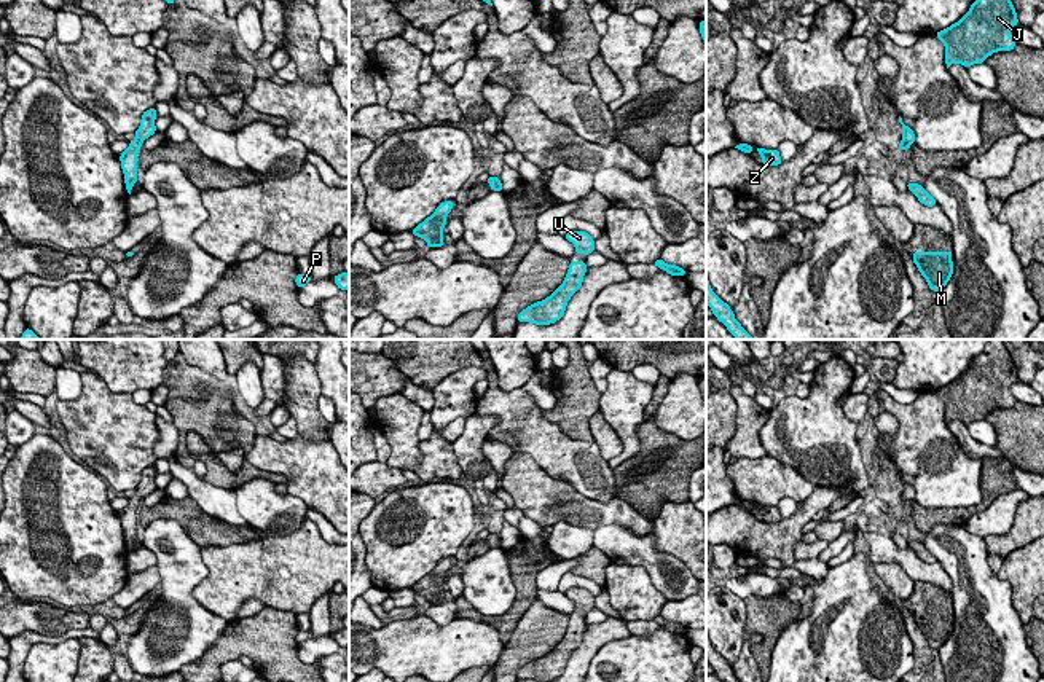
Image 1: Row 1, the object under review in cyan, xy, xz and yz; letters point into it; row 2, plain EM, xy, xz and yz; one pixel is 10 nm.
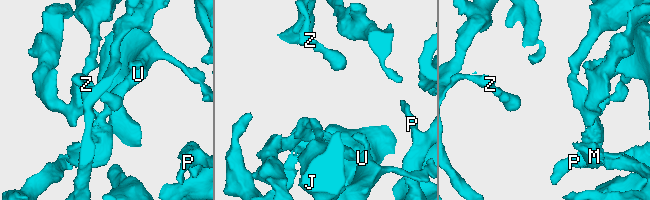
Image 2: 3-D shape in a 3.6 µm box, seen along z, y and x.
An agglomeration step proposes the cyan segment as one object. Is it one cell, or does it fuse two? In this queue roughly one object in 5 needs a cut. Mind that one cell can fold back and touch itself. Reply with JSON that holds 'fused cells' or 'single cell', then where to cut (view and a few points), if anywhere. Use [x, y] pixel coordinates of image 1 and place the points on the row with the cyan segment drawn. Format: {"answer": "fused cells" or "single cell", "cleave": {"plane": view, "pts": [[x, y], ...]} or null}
{"answer": "single cell", "cleave": null}

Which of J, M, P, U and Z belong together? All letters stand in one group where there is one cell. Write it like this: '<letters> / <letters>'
J M P U Z

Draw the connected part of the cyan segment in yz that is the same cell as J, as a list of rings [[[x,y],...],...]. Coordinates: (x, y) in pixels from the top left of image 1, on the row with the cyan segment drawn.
[[[975,0],[969,11],[950,27],[936,33],[945,46],[945,65],[966,69],[982,64],[998,51],[1012,51],[1011,29],[1018,24],[1011,0]]]

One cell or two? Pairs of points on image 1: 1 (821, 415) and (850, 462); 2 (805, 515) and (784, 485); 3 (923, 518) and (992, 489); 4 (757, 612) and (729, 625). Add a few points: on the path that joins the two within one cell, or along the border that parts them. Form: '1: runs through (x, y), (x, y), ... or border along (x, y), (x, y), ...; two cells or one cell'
1: runs through (821, 426), (821, 434), (839, 451); one cell
2: border along (816, 486), (799, 504); two cells
3: runs through (941, 517), (963, 515), (979, 507); one cell
4: border along (743, 599), (745, 625); two cells

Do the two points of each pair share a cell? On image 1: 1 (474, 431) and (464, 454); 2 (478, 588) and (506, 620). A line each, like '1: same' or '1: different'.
1: same
2: different

